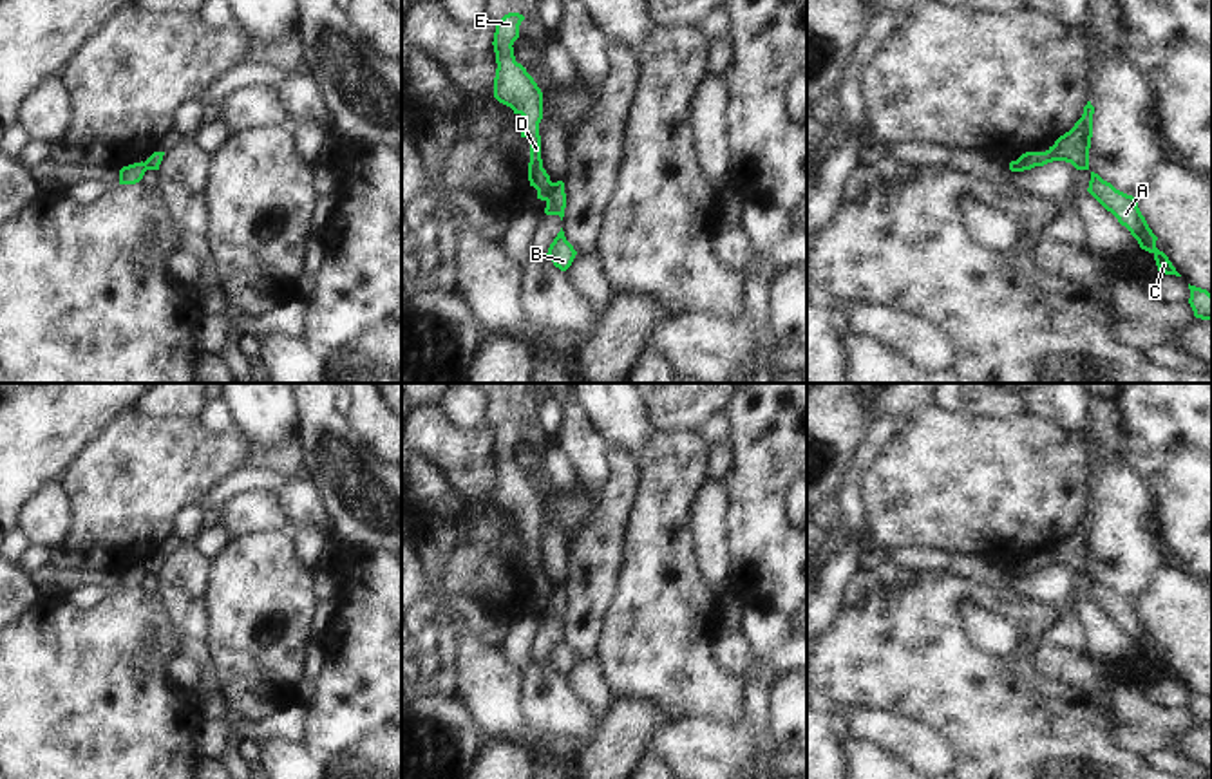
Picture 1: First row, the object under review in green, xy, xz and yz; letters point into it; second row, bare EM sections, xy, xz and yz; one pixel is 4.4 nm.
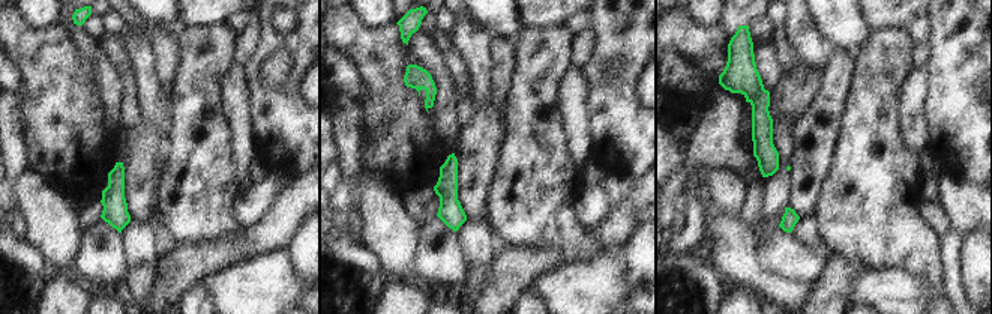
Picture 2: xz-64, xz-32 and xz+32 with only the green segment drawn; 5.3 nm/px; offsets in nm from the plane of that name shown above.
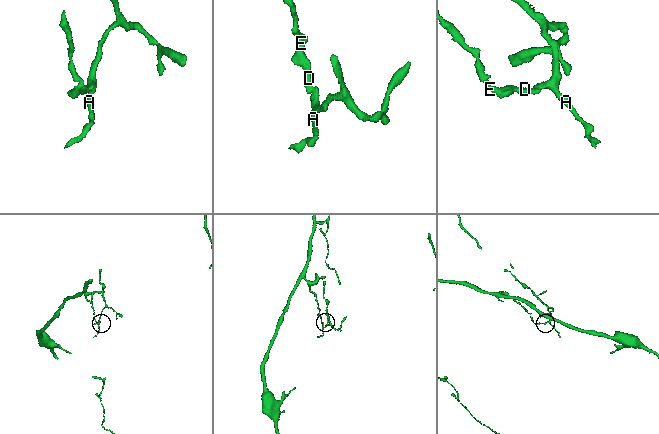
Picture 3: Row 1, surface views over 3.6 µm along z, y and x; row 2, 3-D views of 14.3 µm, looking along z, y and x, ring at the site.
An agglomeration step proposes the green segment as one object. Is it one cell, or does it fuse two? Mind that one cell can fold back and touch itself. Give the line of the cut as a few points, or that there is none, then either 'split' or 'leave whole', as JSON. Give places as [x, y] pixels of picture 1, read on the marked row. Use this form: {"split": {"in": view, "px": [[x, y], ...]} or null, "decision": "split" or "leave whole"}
{"split": {"in": "xz", "px": [[552, 183], [545, 199]]}, "decision": "split"}

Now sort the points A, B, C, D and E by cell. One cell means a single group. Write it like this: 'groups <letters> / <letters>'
groups A B C / D E

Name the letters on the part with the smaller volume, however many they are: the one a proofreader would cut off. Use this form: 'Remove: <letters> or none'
Remove: A, B, C

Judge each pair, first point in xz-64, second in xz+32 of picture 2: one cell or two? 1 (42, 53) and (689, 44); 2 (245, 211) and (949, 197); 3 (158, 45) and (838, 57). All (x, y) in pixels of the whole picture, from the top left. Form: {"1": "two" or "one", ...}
{"1": "one", "2": "two", "3": "one"}

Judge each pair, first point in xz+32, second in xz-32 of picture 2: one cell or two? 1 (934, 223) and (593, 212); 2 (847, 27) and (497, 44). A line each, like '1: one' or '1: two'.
1: one
2: two

